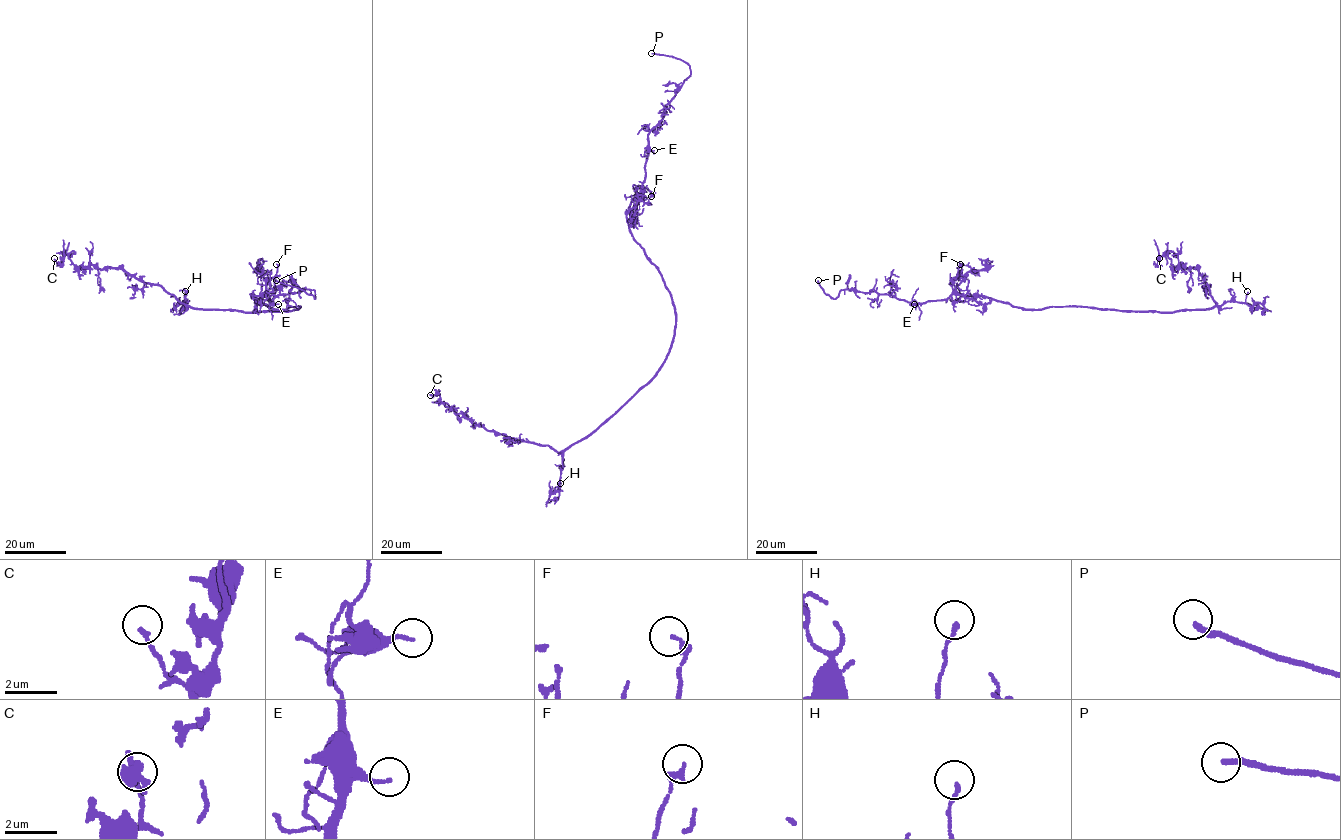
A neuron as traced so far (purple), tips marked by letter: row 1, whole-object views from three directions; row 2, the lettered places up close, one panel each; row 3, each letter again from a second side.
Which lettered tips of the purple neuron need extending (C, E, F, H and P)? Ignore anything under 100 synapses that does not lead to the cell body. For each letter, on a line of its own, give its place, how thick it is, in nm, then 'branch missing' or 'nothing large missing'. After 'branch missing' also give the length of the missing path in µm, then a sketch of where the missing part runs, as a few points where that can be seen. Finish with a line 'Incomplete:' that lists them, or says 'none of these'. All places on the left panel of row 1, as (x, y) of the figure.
C: place (54, 258); calibre 150 nm; nothing large missing
E: place (278, 304); calibre 140 nm; nothing large missing
F: place (276, 264); calibre 220 nm; nothing large missing
H: place (185, 291); calibre 130 nm; nothing large missing
P: place (276, 280); calibre 220 nm; branch missing; missing 25 µm
Incomplete: P

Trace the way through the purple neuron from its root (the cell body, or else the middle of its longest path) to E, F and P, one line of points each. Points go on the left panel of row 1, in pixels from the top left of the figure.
E: (299, 307), (273, 309), (251, 295), (264, 292), (271, 303), (278, 304)
F: (299, 307), (273, 309), (251, 295), (260, 295), (265, 290), (266, 282), (276, 275), (276, 264)
P: (299, 307), (273, 309), (251, 295), (264, 292), (272, 303), (277, 295), (311, 289), (315, 298), (276, 280)

